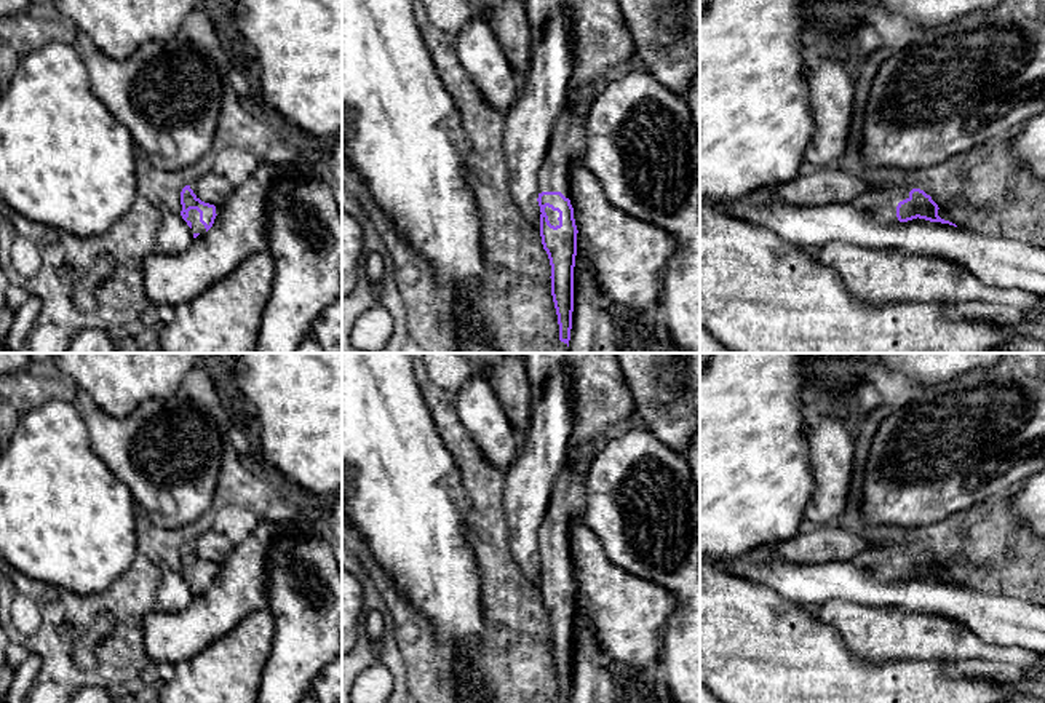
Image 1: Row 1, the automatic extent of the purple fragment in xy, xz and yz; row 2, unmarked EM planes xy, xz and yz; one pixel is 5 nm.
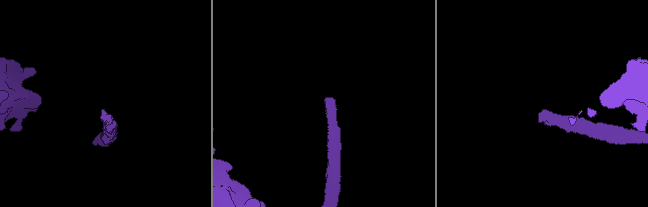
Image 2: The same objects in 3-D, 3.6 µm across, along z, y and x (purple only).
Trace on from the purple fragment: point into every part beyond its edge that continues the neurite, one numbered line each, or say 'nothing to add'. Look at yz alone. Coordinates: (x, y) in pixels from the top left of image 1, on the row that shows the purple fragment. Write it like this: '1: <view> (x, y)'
1: yz (886, 214)

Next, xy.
1: xy (194, 216)

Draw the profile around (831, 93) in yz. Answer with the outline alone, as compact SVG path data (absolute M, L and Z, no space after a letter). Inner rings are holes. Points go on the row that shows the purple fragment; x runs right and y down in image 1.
M824 51L818 66L804 67L815 121L805 160L813 169L832 166L844 155L853 113L853 69L842 54Z

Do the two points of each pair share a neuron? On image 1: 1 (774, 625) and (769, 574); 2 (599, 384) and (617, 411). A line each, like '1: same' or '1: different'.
1: different
2: same

